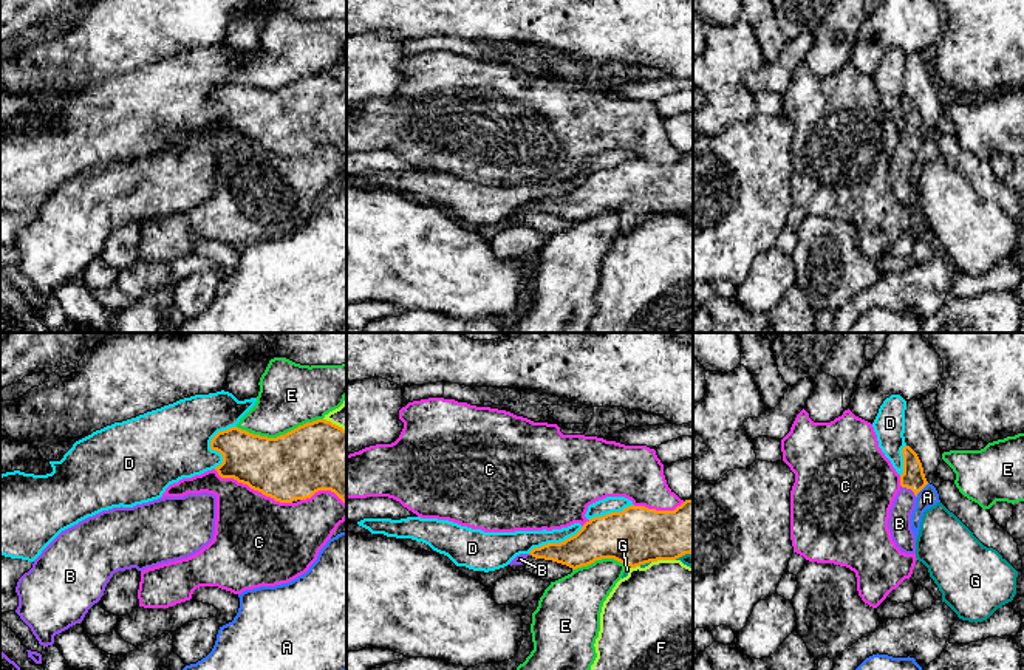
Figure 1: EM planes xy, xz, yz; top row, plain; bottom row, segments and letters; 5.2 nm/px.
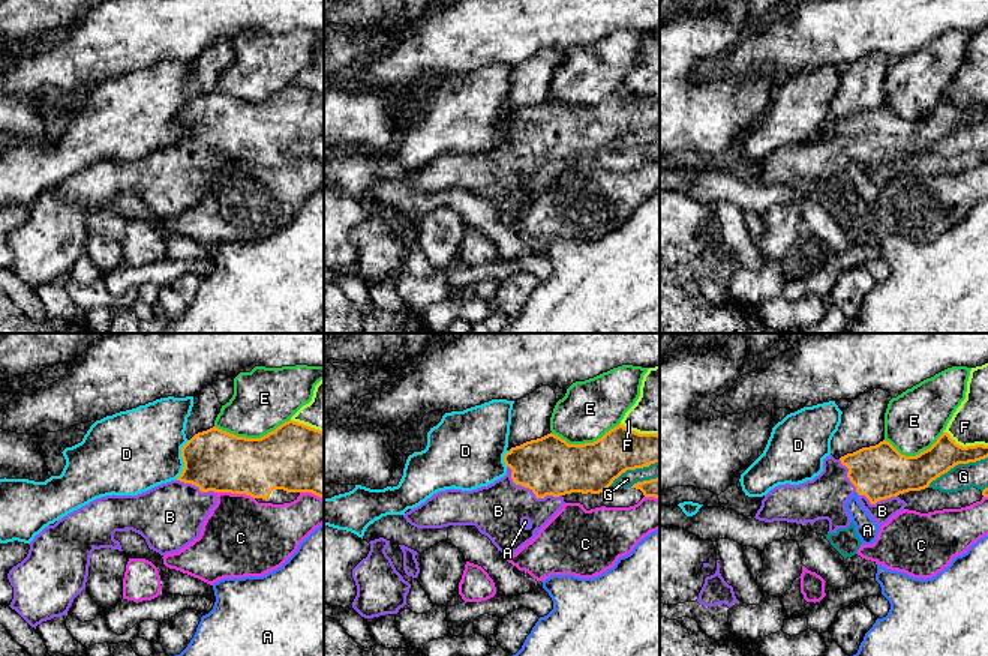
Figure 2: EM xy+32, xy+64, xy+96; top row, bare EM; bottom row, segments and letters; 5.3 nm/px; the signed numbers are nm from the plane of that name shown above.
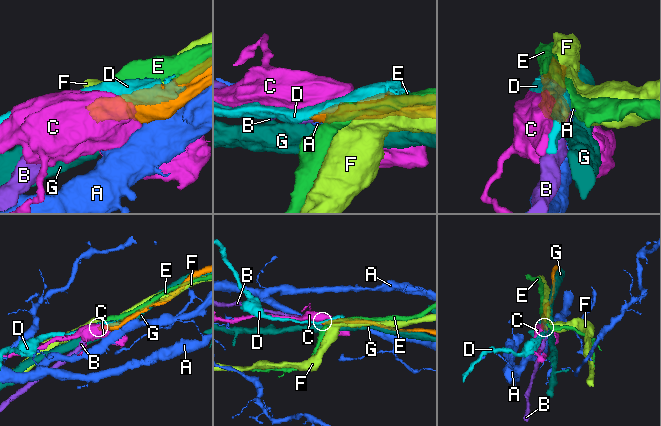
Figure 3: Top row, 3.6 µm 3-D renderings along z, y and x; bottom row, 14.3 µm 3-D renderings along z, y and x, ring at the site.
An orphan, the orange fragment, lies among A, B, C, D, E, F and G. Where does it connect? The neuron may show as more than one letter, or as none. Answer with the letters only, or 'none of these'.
B

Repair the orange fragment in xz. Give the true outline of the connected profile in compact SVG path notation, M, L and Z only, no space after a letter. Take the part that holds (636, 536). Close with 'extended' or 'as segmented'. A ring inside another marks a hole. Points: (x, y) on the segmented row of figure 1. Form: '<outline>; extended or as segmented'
M685 500L674 511L633 504L622 512L594 517L575 535L534 548L529 554L577 569L602 559L636 568L691 552L693 500Z; as segmented

